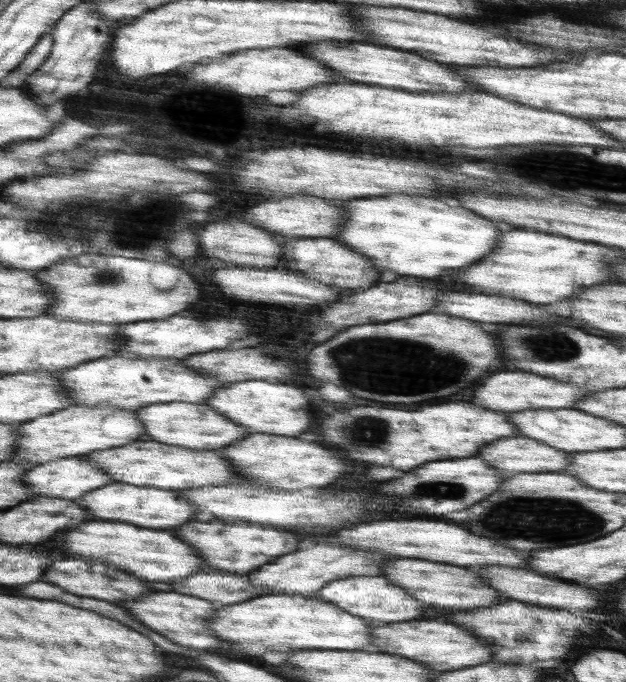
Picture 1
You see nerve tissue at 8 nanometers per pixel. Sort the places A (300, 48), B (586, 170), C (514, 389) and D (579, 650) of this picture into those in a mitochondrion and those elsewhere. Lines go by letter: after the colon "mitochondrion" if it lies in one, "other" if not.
A: other
B: mitochondrion
C: other
D: other

